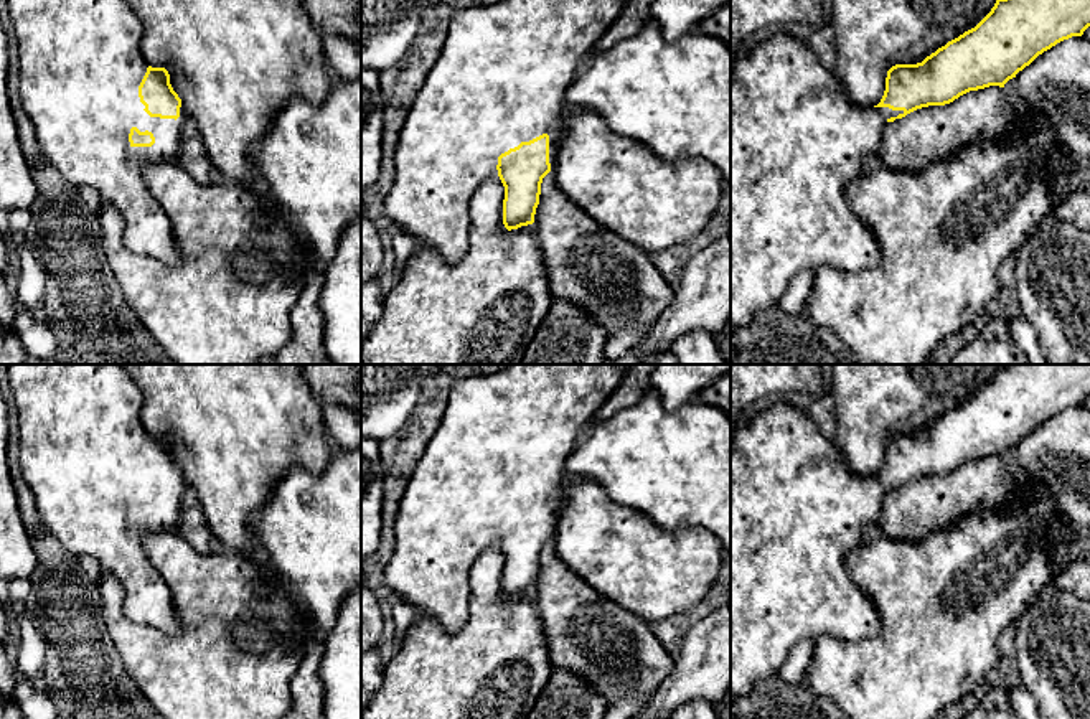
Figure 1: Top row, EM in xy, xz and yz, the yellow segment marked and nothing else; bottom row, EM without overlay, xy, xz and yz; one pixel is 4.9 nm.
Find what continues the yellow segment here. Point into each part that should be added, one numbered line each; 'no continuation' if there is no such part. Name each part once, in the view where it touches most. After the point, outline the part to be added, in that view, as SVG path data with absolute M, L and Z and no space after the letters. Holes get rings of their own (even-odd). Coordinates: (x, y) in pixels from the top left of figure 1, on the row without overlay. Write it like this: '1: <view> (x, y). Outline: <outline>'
1: xz (502, 446). Outline: M508 364L493 374L453 381L444 419L417 462L394 519L396 544L384 567L392 594L434 617L449 633L468 620L468 574L475 561L498 544L498 526L521 511L549 505L549 533L556 539L566 460L594 412L613 394L630 364Z

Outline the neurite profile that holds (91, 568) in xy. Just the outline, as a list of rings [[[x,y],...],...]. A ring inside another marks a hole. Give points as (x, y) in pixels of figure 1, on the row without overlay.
[[[79,554],[76,557],[78,557],[78,562],[79,562],[82,572],[86,574],[86,577],[97,582],[101,577],[101,572],[102,572],[102,567],[97,562],[97,559],[94,559],[92,556],[87,556],[87,554]]]

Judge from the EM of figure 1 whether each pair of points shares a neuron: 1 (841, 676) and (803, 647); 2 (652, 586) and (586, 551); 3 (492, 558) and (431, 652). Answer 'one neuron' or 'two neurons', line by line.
1: two neurons
2: one neuron
3: one neuron

